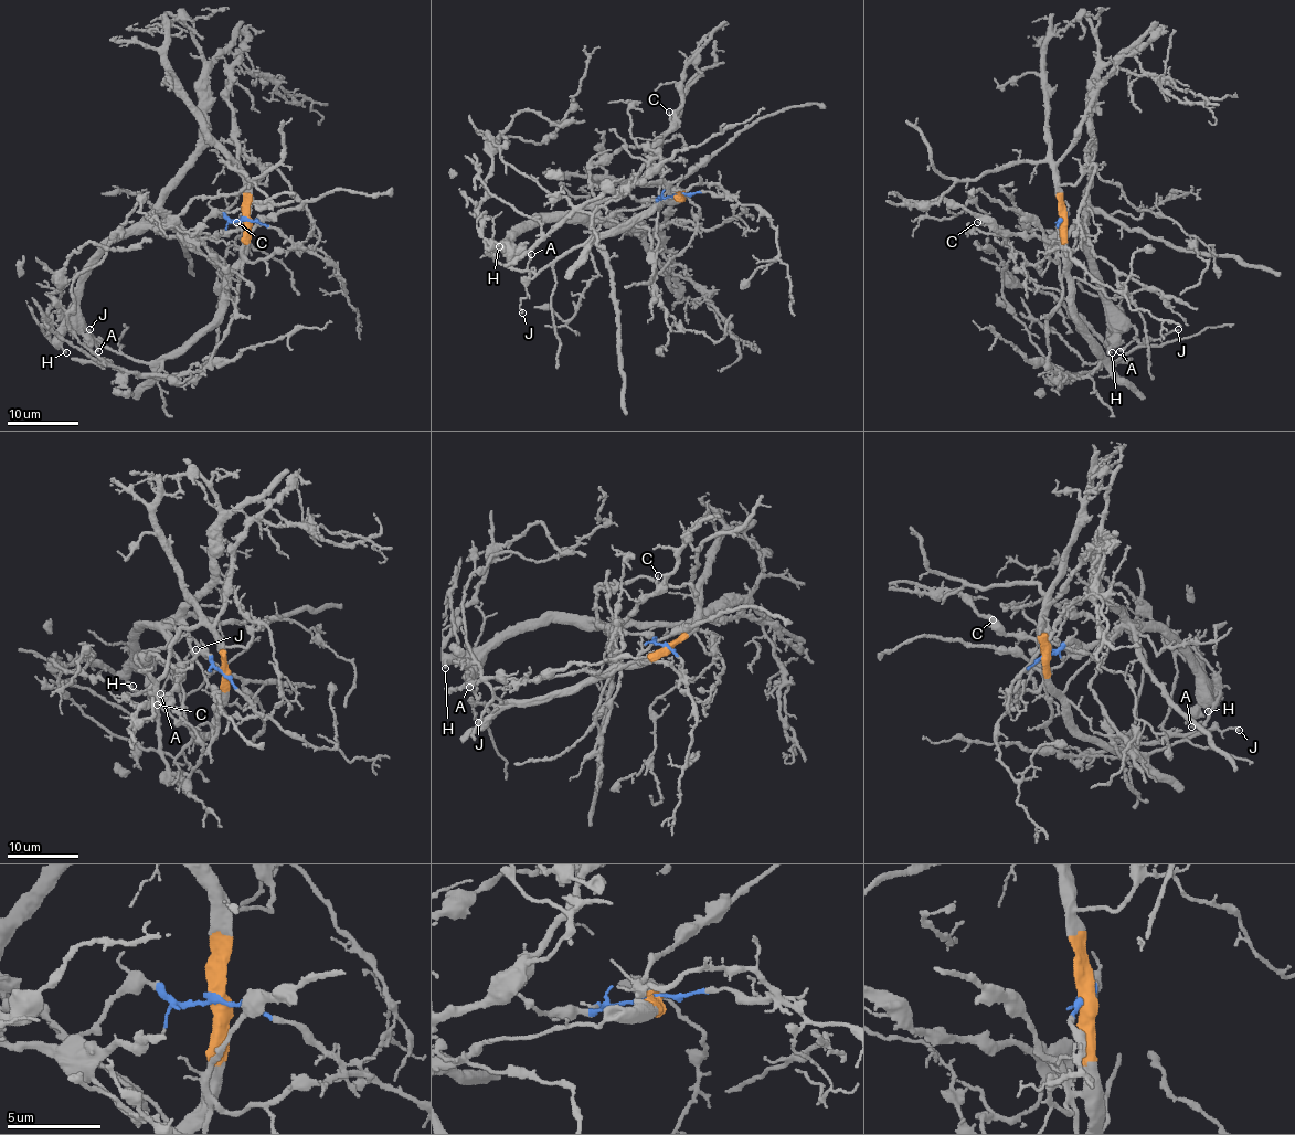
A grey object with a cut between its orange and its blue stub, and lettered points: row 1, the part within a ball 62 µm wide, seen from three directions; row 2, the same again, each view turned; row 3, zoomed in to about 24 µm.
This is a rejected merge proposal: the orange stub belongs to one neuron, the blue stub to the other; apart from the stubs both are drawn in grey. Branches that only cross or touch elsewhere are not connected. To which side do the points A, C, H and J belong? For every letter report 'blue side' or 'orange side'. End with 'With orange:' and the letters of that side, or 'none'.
A: orange side
C: blue side
H: blue side
J: orange side
With orange: A, J

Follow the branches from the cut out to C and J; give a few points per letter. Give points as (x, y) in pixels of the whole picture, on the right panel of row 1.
C: (1060, 219), (1064, 213), (1065, 224), (1057, 233), (1042, 237), (1001, 234), (976, 222)
J: (1060, 219), (1064, 272), (1069, 279), (1069, 311), (1112, 362), (1146, 341), (1160, 339), (1178, 329)

